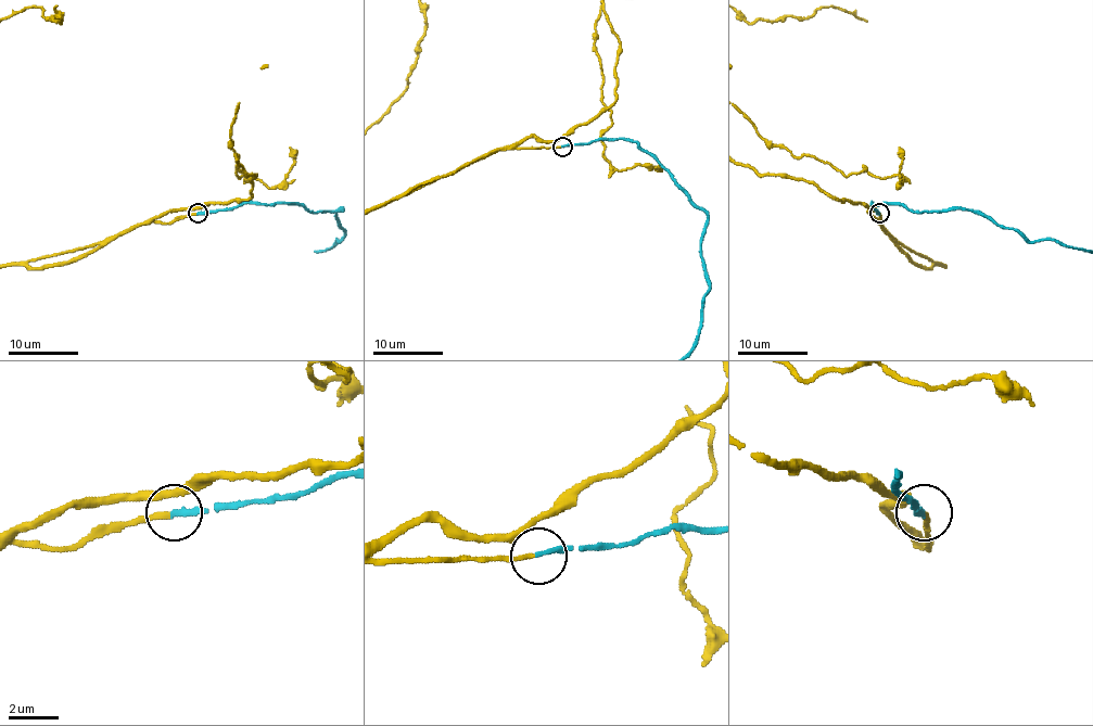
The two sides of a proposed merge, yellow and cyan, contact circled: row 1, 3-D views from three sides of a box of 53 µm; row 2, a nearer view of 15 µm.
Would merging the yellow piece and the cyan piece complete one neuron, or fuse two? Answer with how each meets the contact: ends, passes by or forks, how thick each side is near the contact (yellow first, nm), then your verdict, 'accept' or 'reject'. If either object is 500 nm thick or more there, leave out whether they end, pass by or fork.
yellow passes by | cyan ends | 130/190 nm | accept

